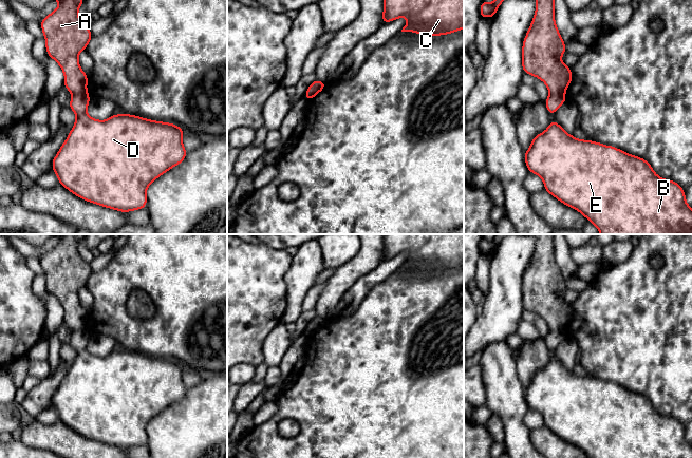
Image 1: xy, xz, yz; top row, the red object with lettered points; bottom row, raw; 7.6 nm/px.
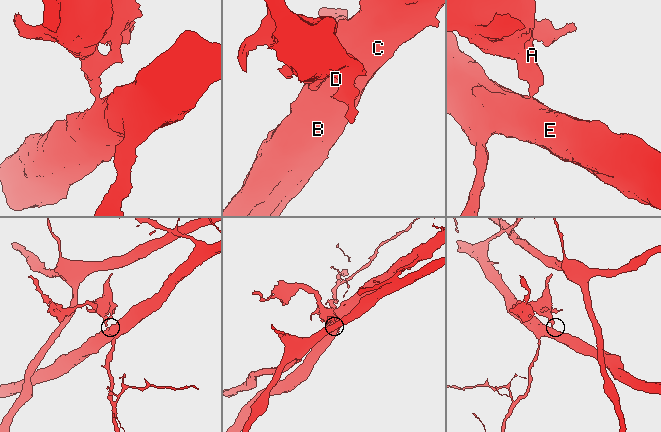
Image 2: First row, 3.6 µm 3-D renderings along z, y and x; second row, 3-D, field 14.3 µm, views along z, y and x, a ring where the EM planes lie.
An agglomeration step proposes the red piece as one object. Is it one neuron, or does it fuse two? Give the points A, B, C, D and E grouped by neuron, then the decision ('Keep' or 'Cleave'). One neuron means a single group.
Groups: A / B C D E. Cleave

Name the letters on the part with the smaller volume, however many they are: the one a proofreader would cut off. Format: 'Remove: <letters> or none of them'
Remove: A

